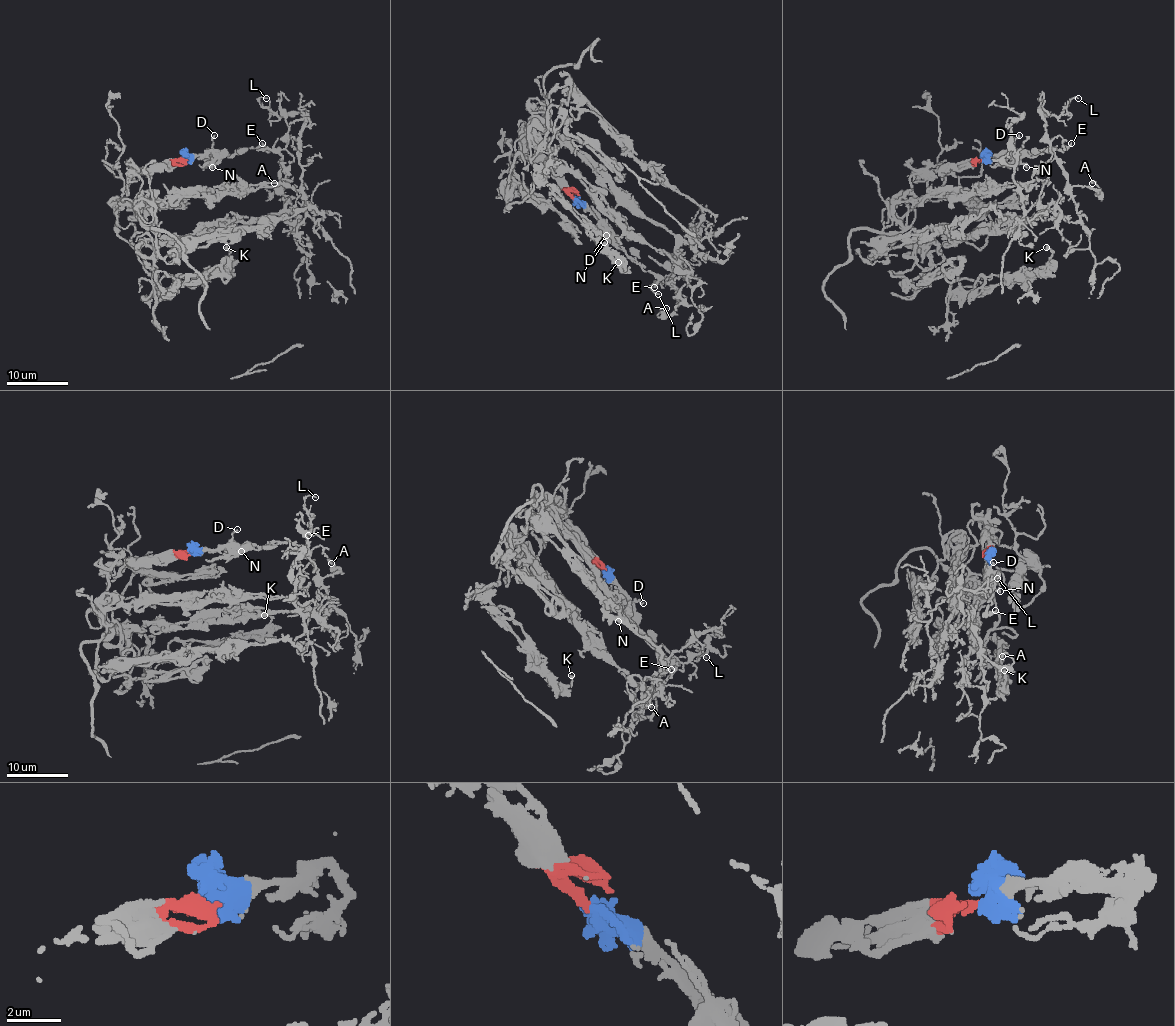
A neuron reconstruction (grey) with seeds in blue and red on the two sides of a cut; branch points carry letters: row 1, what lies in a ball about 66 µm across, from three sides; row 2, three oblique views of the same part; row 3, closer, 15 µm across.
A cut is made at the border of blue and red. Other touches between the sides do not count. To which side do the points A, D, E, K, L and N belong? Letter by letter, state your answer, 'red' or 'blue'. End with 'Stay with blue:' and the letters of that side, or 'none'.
A: red
D: blue
E: blue
K: red
L: red
N: blue
Stay with blue: D, E, N

